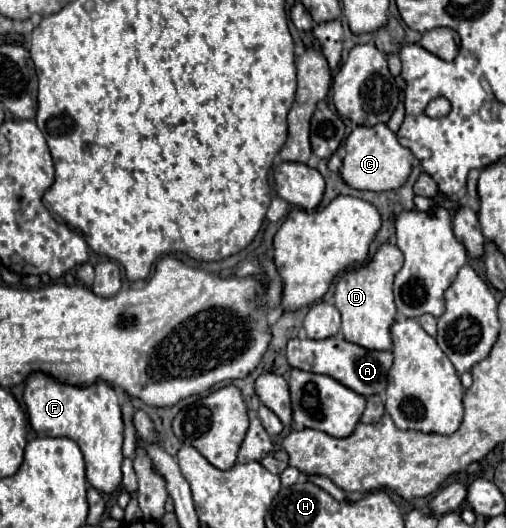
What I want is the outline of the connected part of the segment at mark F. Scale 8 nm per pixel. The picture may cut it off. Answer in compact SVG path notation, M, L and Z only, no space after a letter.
M32 373L26 381L24 403L30 425L36 433L48 437L68 437L78 443L86 461L86 479L100 493L112 493L122 481L122 413L116 391L106 383L90 387L72 387L58 383L50 375Z

